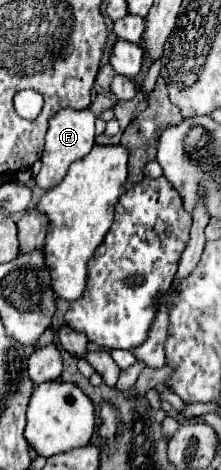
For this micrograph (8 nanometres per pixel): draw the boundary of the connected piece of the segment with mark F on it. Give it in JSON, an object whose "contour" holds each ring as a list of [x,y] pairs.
{"contour":[[[66,109],[66,111],[60,111],[58,115],[54,115],[50,119],[50,125],[48,125],[48,133],[46,133],[46,143],[44,143],[44,153],[42,153],[42,169],[40,173],[36,175],[36,183],[38,187],[42,189],[52,189],[54,185],[58,185],[70,163],[78,161],[78,159],[84,159],[92,147],[94,147],[94,113],[90,109],[84,109],[84,111],[74,111],[74,109]]]}

